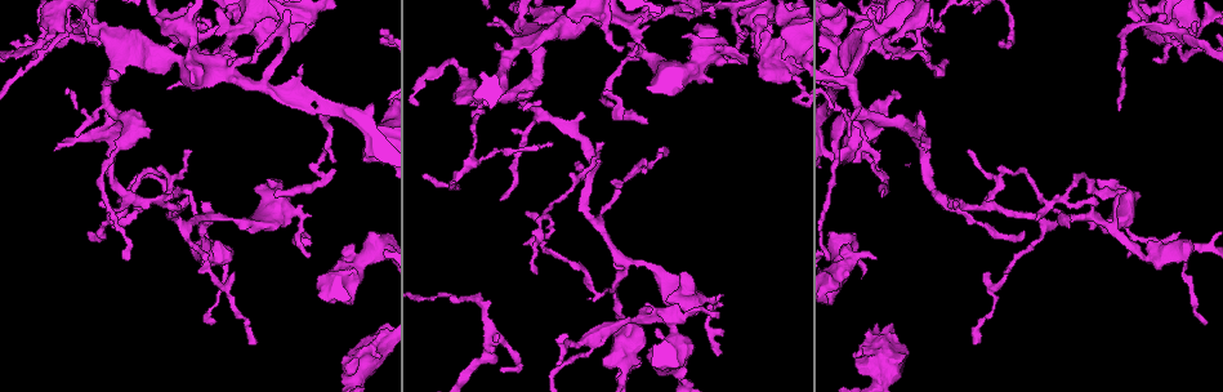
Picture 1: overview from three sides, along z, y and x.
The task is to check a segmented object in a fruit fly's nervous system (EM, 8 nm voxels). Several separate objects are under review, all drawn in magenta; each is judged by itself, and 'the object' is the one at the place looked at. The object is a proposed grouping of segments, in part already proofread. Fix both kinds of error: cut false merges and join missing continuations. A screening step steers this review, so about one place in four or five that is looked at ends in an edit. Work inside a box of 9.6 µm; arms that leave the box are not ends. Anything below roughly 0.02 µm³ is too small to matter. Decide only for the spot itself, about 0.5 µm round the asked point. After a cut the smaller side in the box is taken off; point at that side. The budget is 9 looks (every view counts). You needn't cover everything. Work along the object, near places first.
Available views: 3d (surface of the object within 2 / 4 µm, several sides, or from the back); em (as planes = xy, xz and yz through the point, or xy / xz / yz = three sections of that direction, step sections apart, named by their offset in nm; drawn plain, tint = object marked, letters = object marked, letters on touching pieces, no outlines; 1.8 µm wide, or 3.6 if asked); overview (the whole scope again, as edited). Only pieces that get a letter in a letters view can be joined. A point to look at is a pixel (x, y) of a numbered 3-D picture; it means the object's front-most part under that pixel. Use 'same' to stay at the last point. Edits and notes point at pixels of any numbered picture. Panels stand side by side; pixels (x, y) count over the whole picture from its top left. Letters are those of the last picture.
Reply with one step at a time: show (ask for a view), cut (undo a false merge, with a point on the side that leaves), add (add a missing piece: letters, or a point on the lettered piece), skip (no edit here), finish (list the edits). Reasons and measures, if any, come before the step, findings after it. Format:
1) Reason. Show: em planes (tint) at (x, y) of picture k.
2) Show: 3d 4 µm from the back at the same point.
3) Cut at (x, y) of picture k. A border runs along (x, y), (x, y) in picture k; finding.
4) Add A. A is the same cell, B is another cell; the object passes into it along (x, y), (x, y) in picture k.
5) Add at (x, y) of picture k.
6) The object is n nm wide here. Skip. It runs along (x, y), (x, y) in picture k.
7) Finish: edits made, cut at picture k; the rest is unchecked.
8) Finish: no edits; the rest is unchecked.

Tapers out. Show: em planes (letters) at (881, 196) of picture 1.

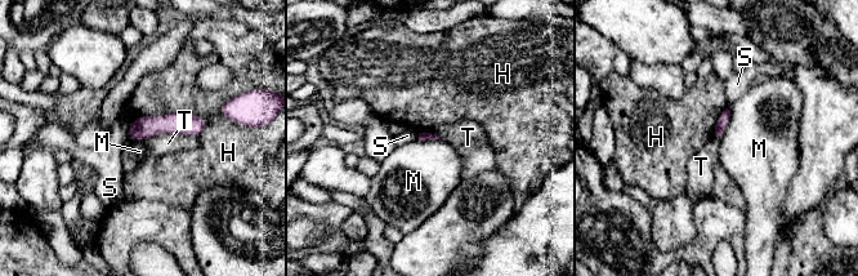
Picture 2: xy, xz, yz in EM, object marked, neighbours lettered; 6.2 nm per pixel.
Skip. H, M, S and T are other cells; it runs along (202, 123), (156, 124), (132, 130) in picture 2; no lettered piece goes on from it.

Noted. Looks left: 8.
Arms part here. Show: 3d 2 µm at (913, 134) of picture 1.

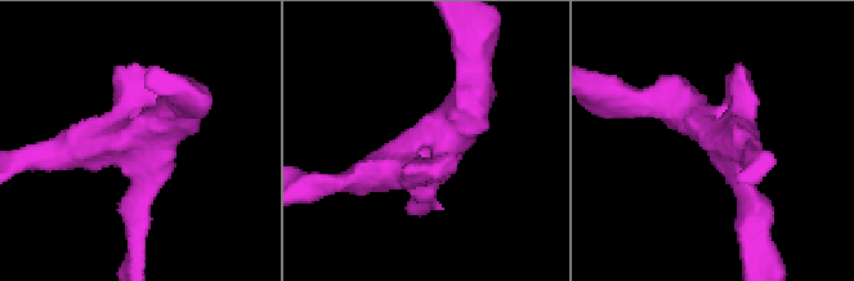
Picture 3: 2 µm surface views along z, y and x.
Need the tissue. Show: em 3.6 µm planes (letters) at (434, 148) of picture 3.

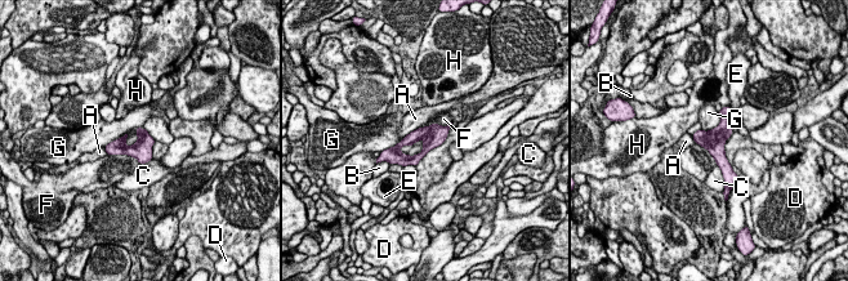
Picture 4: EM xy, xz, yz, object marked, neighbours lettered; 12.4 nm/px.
The object is 260 nm wide here. Skip. A, B, C, D, E, F, G and H are other cells; it runs along (724, 110), (719, 157), (728, 177) in picture 4; all the same cell.

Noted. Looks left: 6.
Show: em planes (letters) at (520, 24) of picture 1.

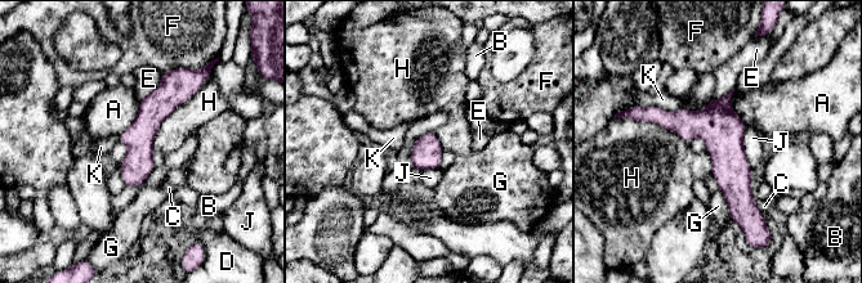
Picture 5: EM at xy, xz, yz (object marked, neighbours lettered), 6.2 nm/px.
The object is 190 nm wide here. Skip. A, B, C, D, E, F, G, H, J and K are other cells; a border runs along (204, 81), (162, 121), (152, 148) in picture 5; one cell here.

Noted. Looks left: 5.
Thin neck. Show: em 3.6 µm xz step 8 (tint) at (709, 317) of picture 1.

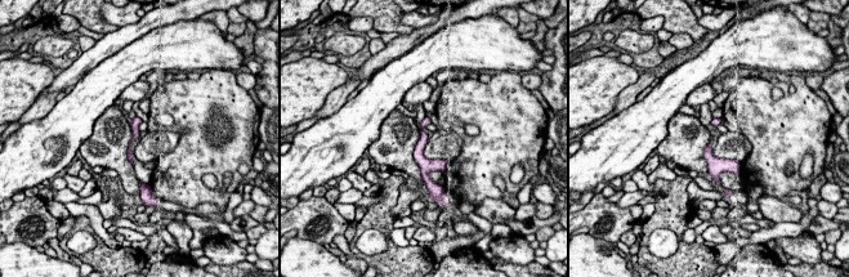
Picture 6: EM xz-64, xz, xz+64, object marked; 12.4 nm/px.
Cut it another way. Show: em 3.6 µm planes (tint) at the same point.

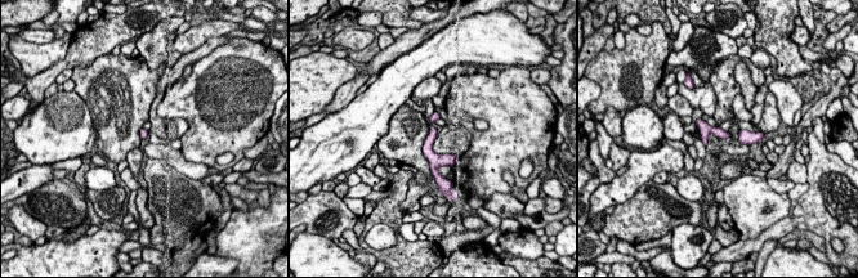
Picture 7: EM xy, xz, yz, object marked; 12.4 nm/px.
Show: em 3.6 µm planes (letters) at the same point.

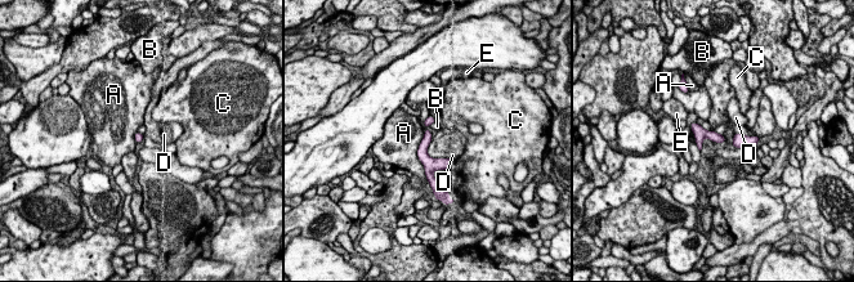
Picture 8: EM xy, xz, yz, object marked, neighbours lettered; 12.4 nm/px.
The object is 120 nm wide here. Skip. A, B, C, D and E are other cells; a border runs along (423, 130), (417, 159), (428, 180) in picture 8; continuous, no second cell.

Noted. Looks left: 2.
Finish: no edits; the rest is unchecked.

